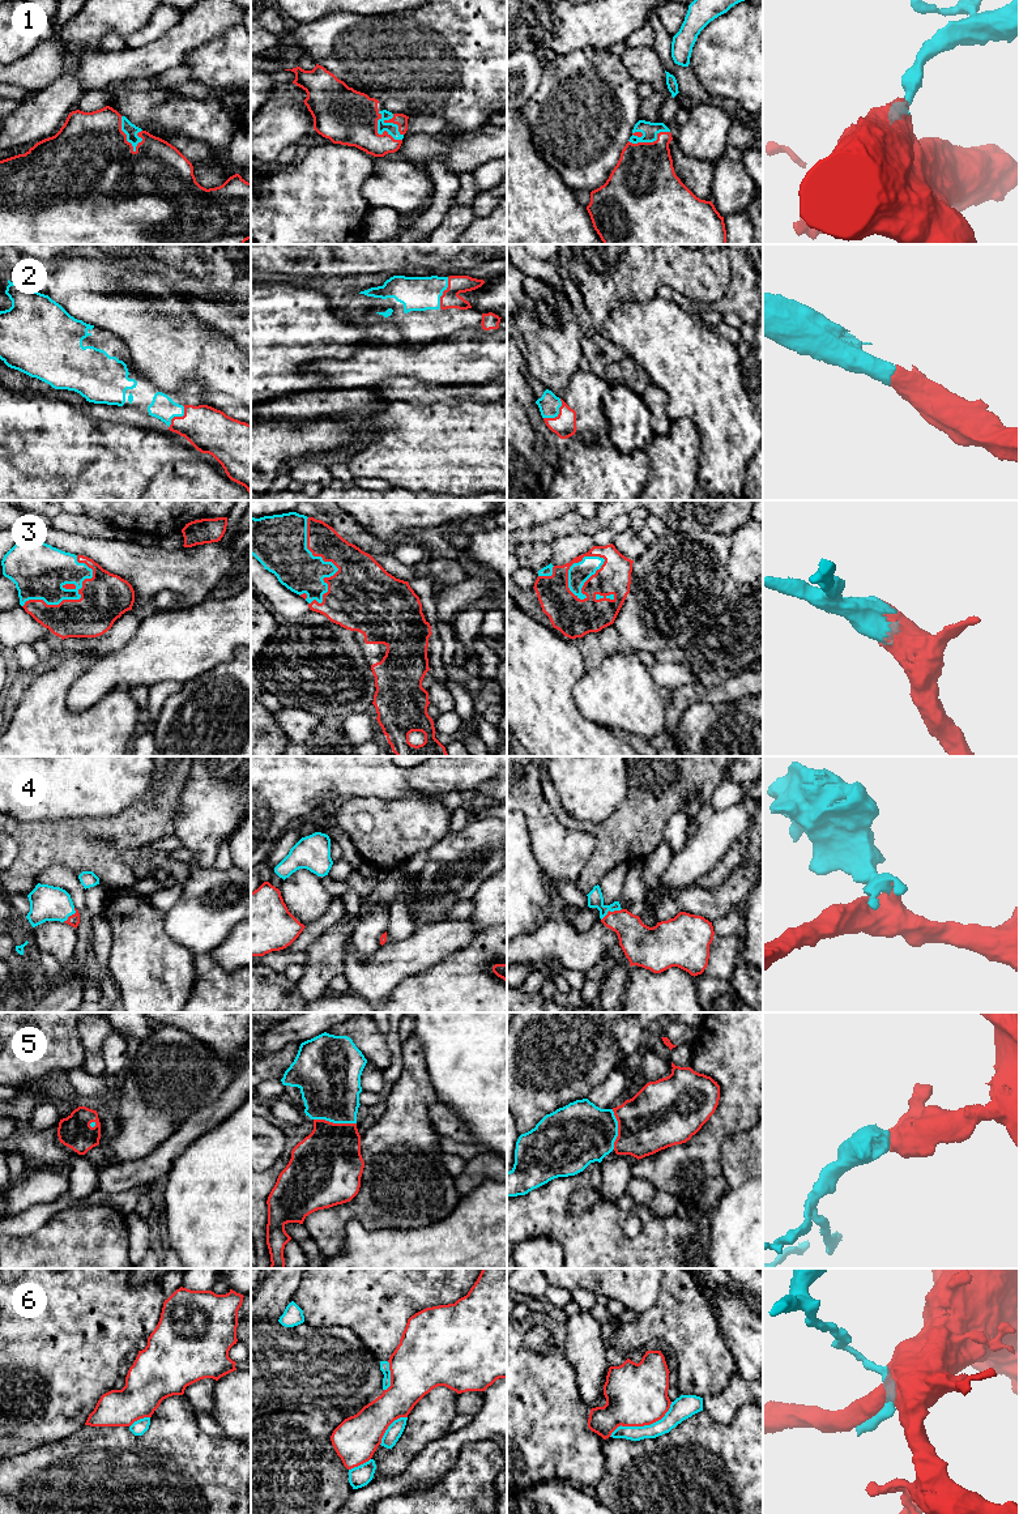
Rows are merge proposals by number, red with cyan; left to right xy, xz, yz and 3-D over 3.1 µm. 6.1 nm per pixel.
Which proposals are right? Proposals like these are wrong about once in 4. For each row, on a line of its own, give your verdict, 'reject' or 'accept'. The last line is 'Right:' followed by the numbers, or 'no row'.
1: accept
2: accept
3: accept
4: accept
5: accept
6: reject
Right: 1, 2, 3, 4, 5

